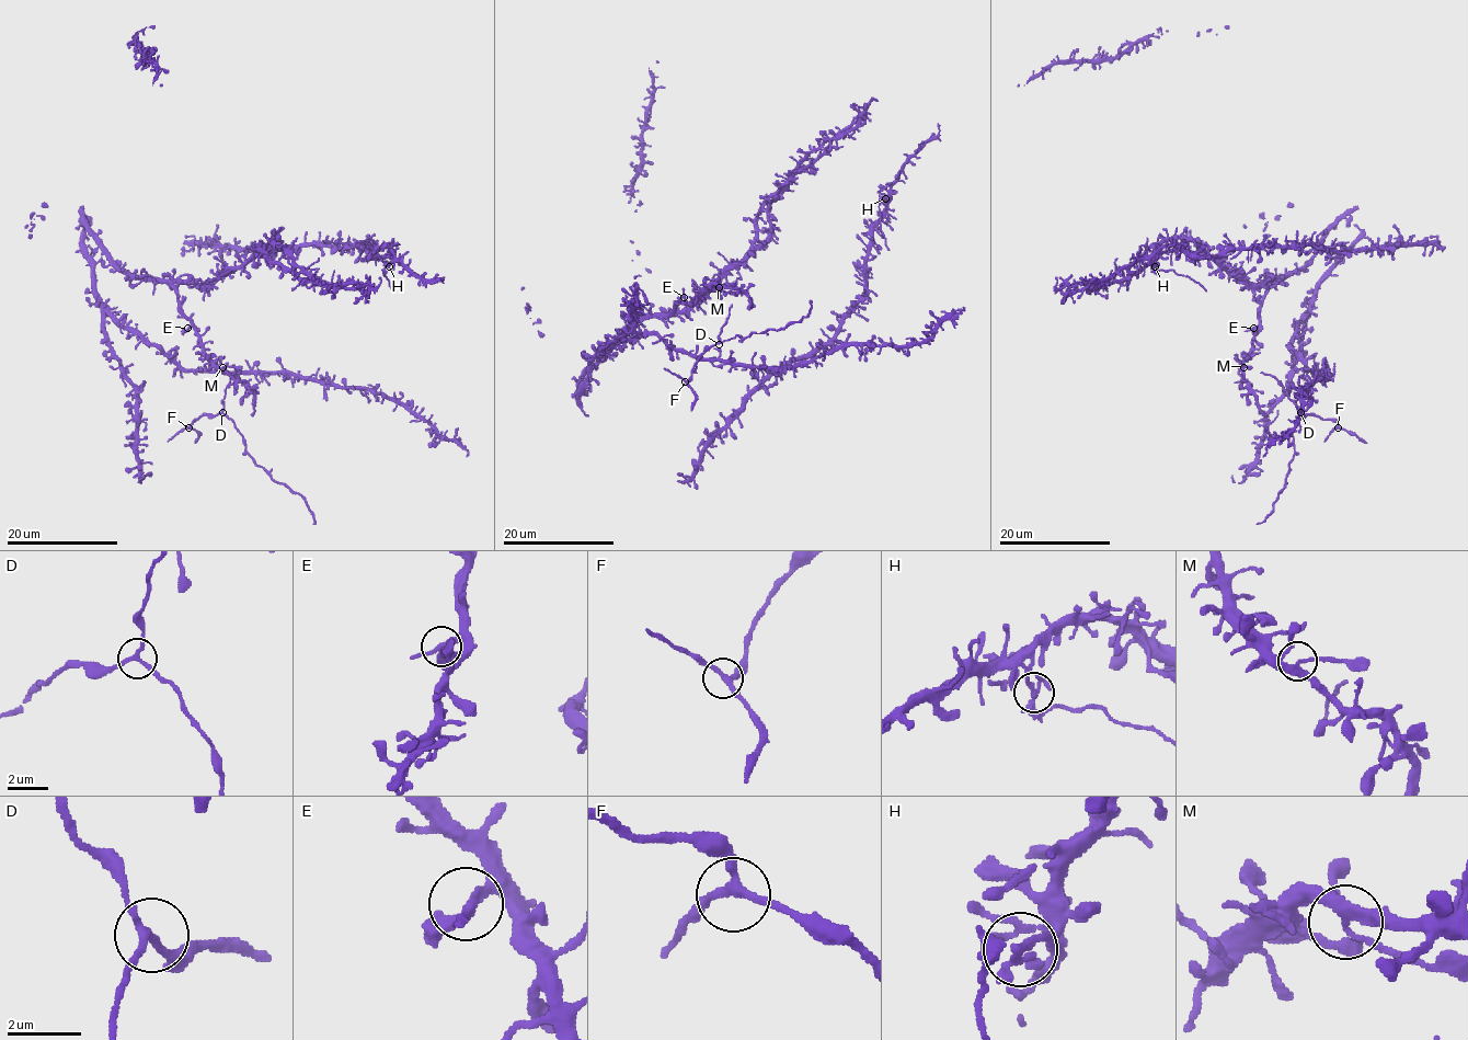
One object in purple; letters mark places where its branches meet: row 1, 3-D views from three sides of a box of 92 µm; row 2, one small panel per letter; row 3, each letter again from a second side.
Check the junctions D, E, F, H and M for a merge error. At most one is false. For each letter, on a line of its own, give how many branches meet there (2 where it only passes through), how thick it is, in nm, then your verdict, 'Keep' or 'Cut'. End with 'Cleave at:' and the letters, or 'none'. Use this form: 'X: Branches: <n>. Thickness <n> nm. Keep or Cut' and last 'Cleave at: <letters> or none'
D: Branches: 3. Thickness 190 nm. Keep
E: Branches: 3. Thickness 240 nm. Keep
F: Branches: 3. Thickness 240 nm. Keep
H: Branches: 3. Thickness 170 nm. Cut
M: Branches: 3. Thickness 280 nm. Keep
Cleave at: H

